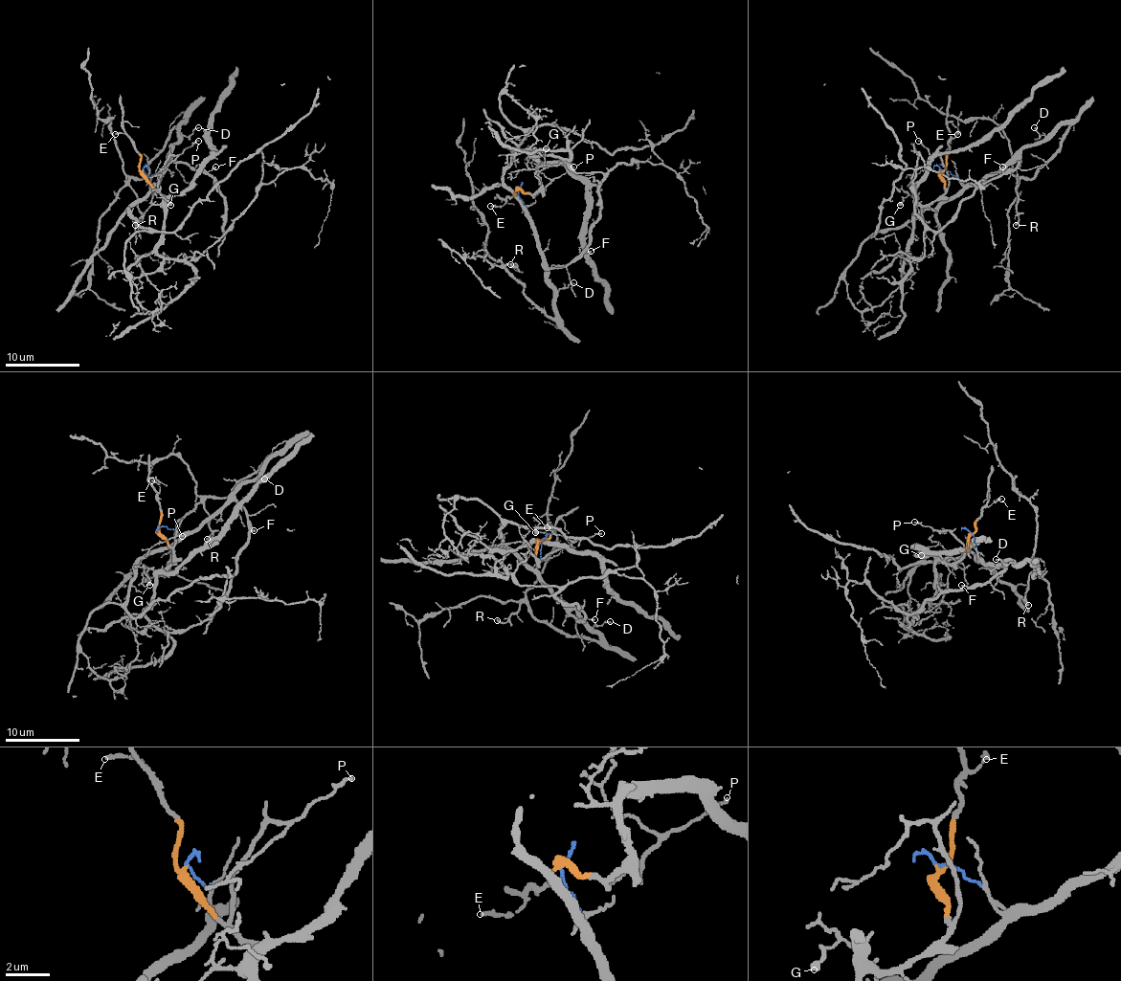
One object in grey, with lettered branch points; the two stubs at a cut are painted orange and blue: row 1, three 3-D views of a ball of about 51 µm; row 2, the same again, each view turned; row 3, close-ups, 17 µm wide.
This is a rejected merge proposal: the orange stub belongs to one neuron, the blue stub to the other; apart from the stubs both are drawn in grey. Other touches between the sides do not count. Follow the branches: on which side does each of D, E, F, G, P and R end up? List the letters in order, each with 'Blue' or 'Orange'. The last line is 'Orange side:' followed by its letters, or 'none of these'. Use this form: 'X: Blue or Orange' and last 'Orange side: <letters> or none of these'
D: Blue
E: Orange
F: Blue
G: Orange
P: Orange
R: Blue
Orange side: E, G, P

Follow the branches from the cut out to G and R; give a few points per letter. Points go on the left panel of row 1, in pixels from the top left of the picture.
G: (143, 169), (143, 175), (164, 196), (162, 206), (156, 206), (152, 198), (160, 198), (170, 206)
R: (143, 169), (154, 185), (178, 140), (180, 125), (148, 165), (148, 173), (129, 179), (141, 214), (135, 224)

